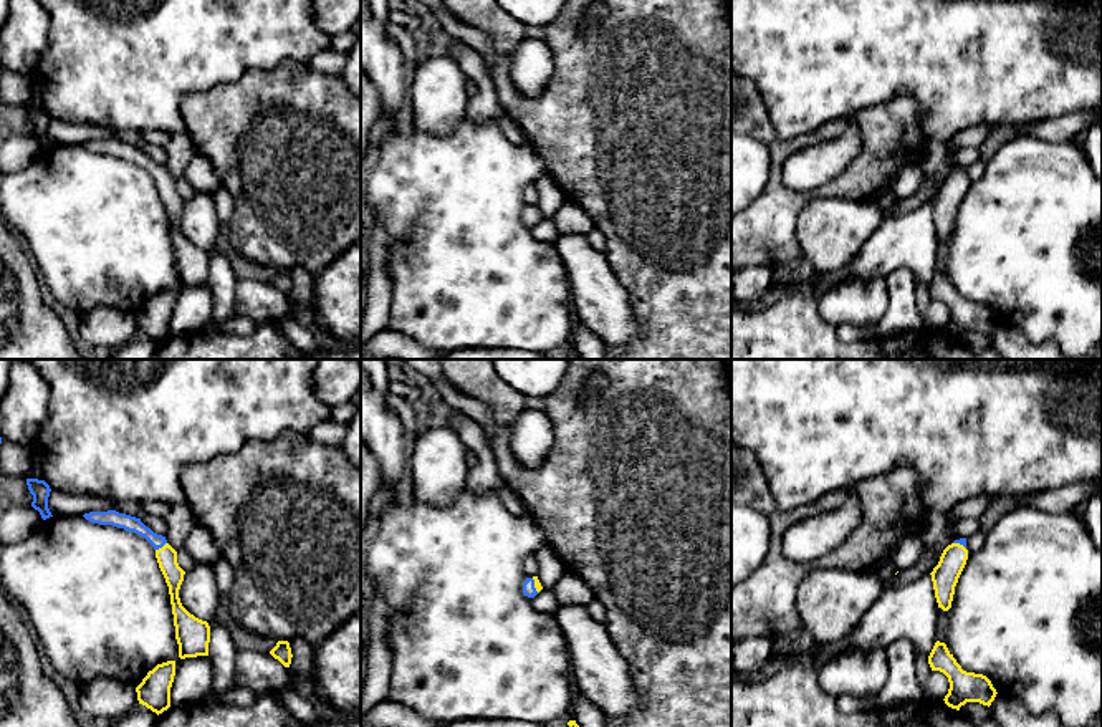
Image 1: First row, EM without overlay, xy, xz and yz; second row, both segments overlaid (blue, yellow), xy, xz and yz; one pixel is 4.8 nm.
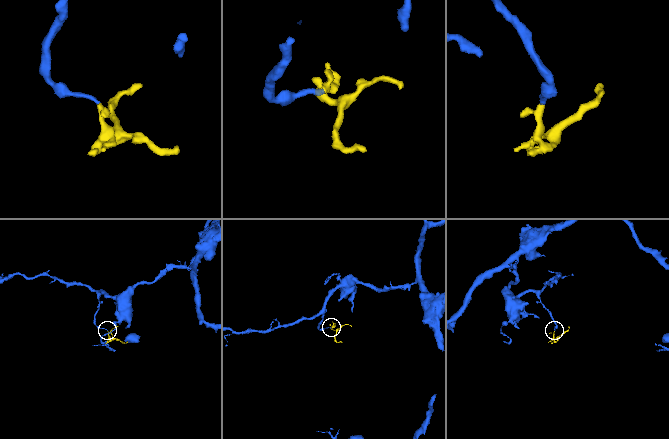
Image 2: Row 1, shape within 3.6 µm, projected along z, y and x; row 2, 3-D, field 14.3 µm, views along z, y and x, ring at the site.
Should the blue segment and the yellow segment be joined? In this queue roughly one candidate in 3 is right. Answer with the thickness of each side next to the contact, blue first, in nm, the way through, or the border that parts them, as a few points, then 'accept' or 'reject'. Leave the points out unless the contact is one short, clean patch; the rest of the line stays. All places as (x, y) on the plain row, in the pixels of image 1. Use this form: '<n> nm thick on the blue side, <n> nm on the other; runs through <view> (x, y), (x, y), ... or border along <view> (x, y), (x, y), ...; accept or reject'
80 nm thick on the blue side, 100 nm on the other; runs through xy (121, 149), (134, 153), (161, 176), (166, 186); accept

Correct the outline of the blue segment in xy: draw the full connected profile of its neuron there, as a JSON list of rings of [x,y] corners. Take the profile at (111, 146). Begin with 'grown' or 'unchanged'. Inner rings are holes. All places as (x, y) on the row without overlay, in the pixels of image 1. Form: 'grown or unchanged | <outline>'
grown | [[[116,139],[89,141],[83,146],[93,152],[113,154],[134,161],[154,176],[159,197],[169,215],[179,286],[208,285],[210,255],[207,250],[195,247],[182,235],[179,219],[185,200],[179,195],[177,181],[167,172],[165,166],[154,162],[141,151],[141,147]]]

